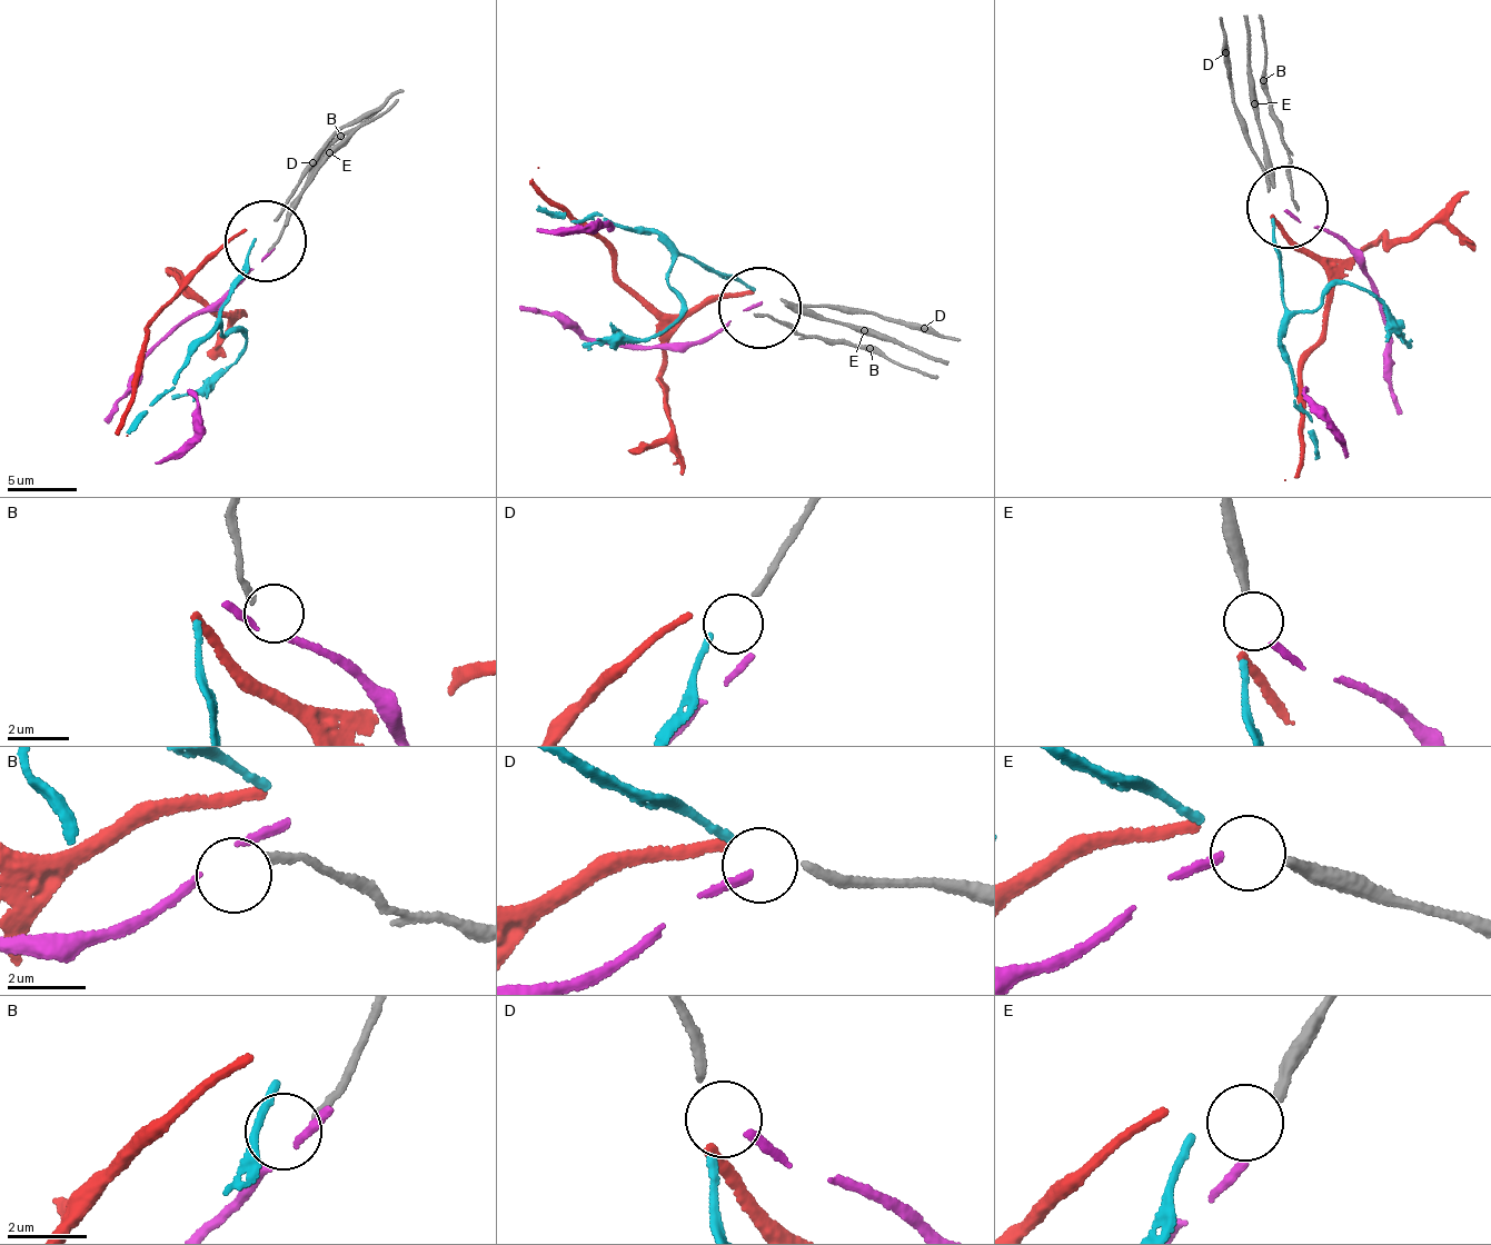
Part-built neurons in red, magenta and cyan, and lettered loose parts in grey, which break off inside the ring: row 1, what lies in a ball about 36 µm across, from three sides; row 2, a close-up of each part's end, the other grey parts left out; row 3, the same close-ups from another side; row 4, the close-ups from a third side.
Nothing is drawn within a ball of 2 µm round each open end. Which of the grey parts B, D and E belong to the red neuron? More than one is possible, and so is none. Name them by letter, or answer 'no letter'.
no letter

